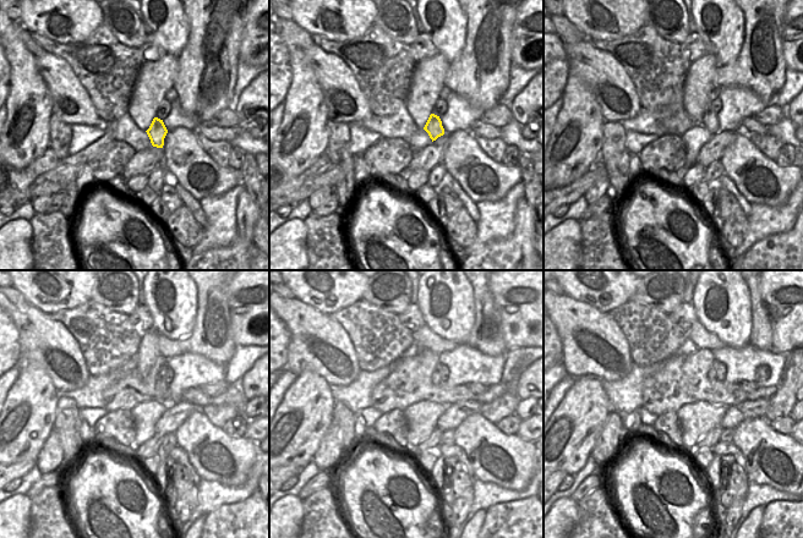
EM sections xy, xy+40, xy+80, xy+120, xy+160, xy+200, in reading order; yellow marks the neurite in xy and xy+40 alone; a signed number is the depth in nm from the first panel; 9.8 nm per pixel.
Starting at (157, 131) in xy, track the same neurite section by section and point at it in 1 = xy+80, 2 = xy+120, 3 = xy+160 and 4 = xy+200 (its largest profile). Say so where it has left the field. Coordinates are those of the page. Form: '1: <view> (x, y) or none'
1: xy+80 (709, 121)
2: xy+120 (162, 389)
3: xy+160 (436, 377)
4: xy+200 (711, 374)

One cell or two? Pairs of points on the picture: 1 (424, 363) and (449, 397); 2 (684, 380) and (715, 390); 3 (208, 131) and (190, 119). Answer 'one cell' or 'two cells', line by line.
1: one cell
2: one cell
3: two cells

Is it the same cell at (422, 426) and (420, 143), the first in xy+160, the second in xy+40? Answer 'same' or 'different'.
same

